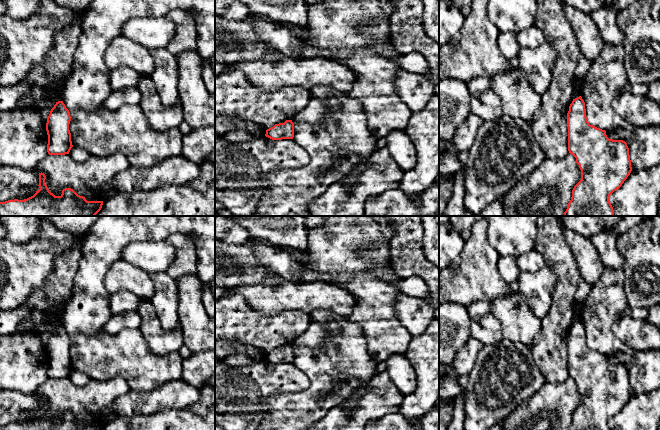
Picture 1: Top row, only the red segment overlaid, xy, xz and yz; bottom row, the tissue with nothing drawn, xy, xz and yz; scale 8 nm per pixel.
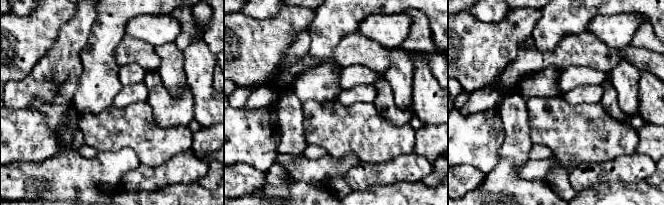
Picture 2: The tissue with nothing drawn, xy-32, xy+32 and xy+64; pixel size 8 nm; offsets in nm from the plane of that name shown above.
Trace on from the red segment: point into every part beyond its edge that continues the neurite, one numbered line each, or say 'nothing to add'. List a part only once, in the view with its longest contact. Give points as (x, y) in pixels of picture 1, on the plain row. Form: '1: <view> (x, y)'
nothing to add

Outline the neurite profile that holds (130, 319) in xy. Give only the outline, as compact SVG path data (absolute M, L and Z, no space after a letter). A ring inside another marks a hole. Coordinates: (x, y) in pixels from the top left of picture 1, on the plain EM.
M126 311L112 315L106 322L104 330L109 334L116 334L124 329L139 329L141 316L137 311Z

